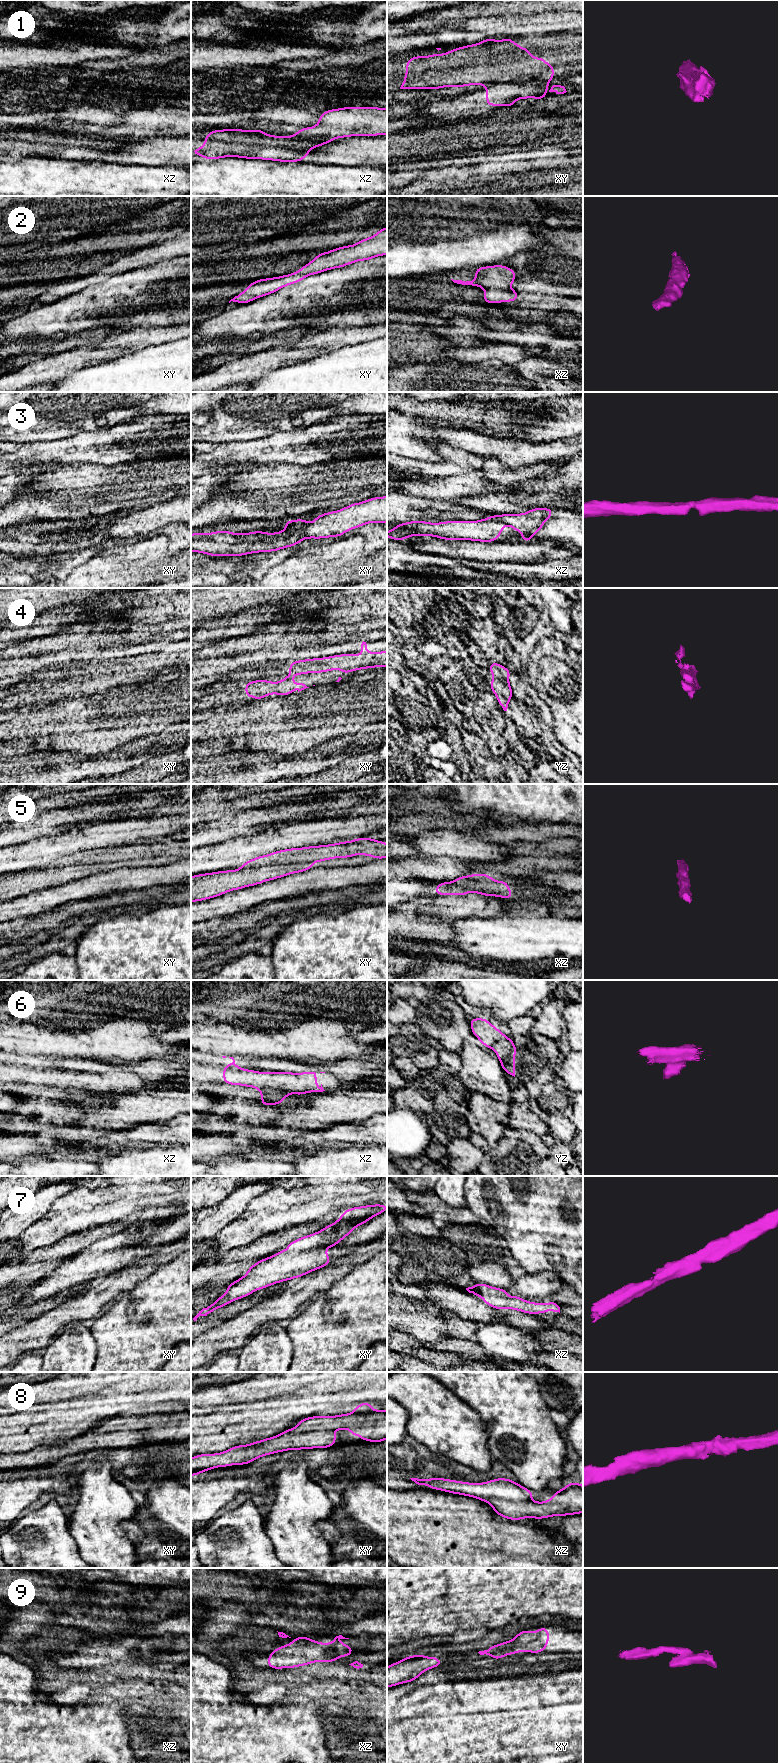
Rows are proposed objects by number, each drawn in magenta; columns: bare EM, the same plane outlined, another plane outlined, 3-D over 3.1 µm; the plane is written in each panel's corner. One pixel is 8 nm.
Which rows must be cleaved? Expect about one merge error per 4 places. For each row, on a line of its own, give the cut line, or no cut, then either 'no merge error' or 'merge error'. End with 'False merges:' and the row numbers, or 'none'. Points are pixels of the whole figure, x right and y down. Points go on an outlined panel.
1: xy (547, 80), (493, 82), (486, 85) | merge error
2: no cut | no merge error
3: no cut | no merge error
4: no cut | no merge error
5: no cut | no merge error
6: xz (261, 1091), (276, 1094), (283, 1099) | merge error
7: no cut | no merge error
8: no cut | no merge error
9: no cut | no merge error
False merges: 1, 6

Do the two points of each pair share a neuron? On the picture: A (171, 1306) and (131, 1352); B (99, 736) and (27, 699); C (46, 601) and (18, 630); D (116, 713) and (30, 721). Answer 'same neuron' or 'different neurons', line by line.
A: same neuron
B: different neurons
C: different neurons
D: same neuron

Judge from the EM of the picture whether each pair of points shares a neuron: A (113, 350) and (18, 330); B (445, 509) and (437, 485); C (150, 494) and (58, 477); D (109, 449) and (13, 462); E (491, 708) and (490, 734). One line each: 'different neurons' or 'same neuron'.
A: different neurons
B: different neurons
C: same neuron
D: same neuron
E: same neuron

